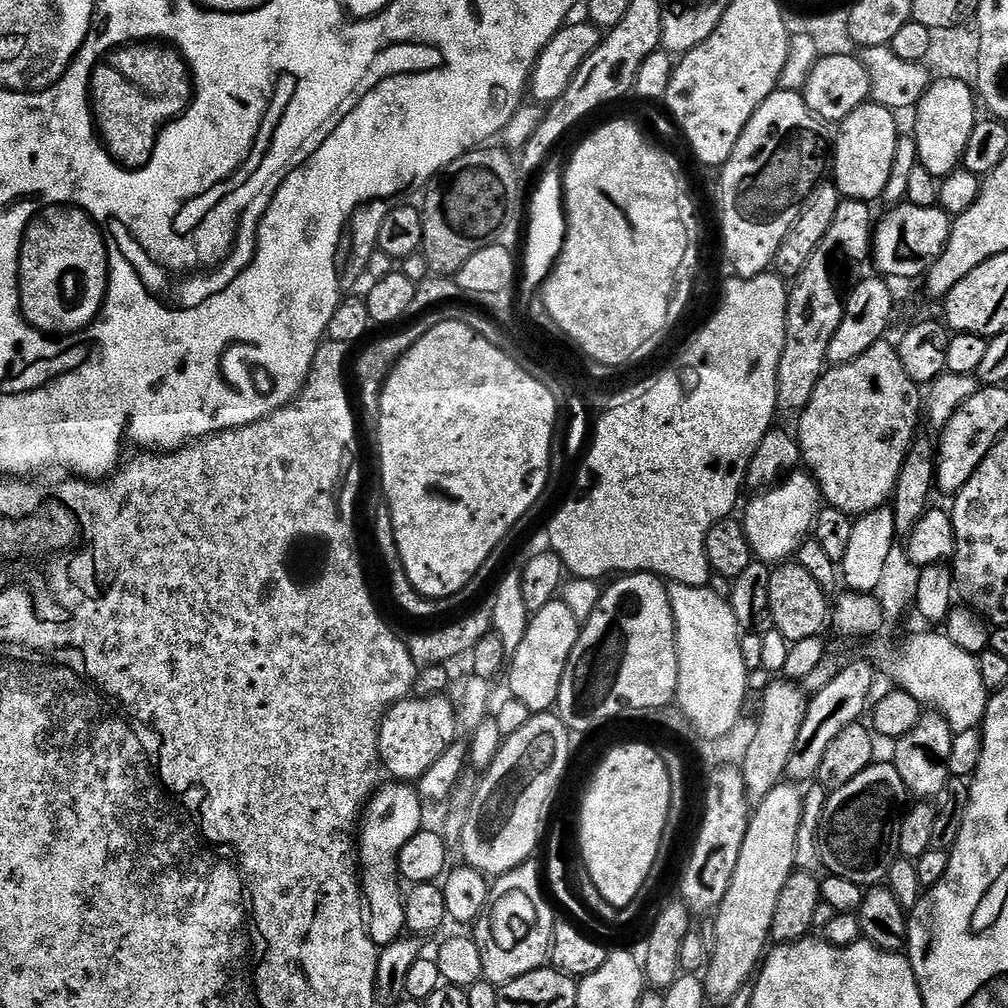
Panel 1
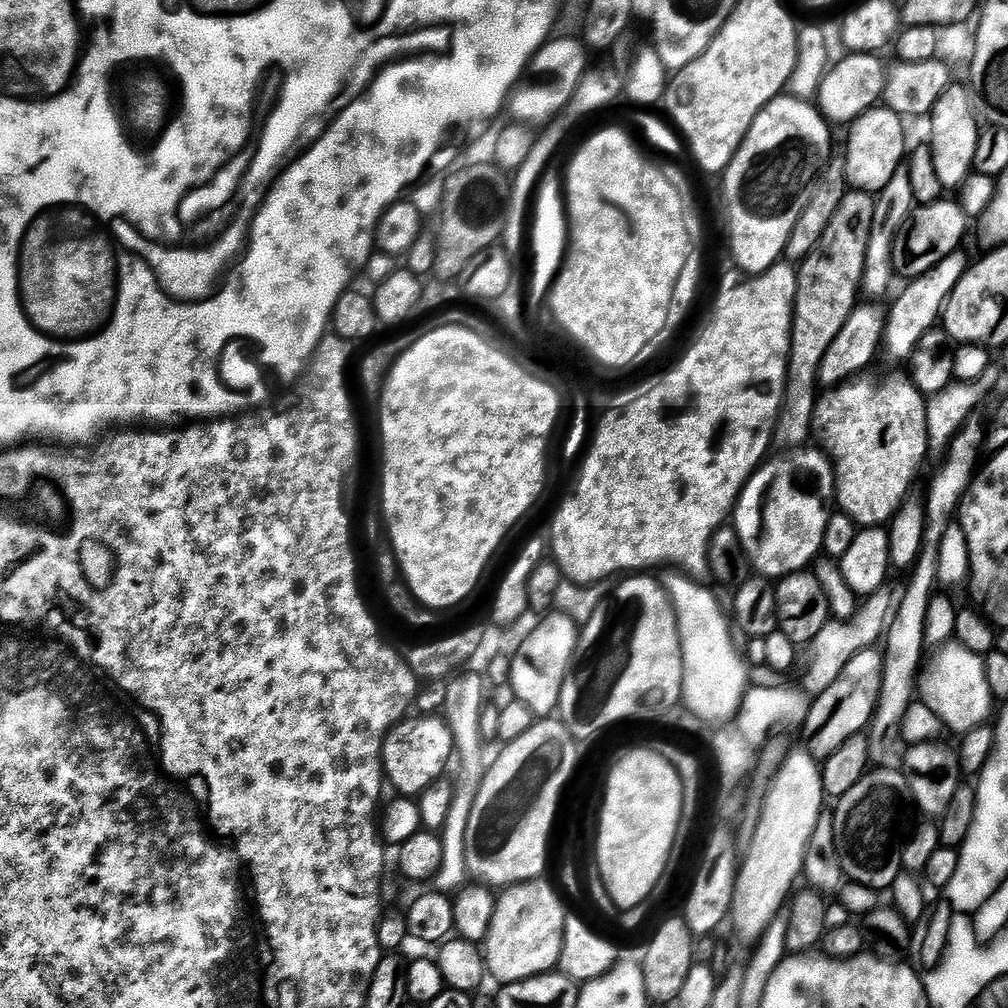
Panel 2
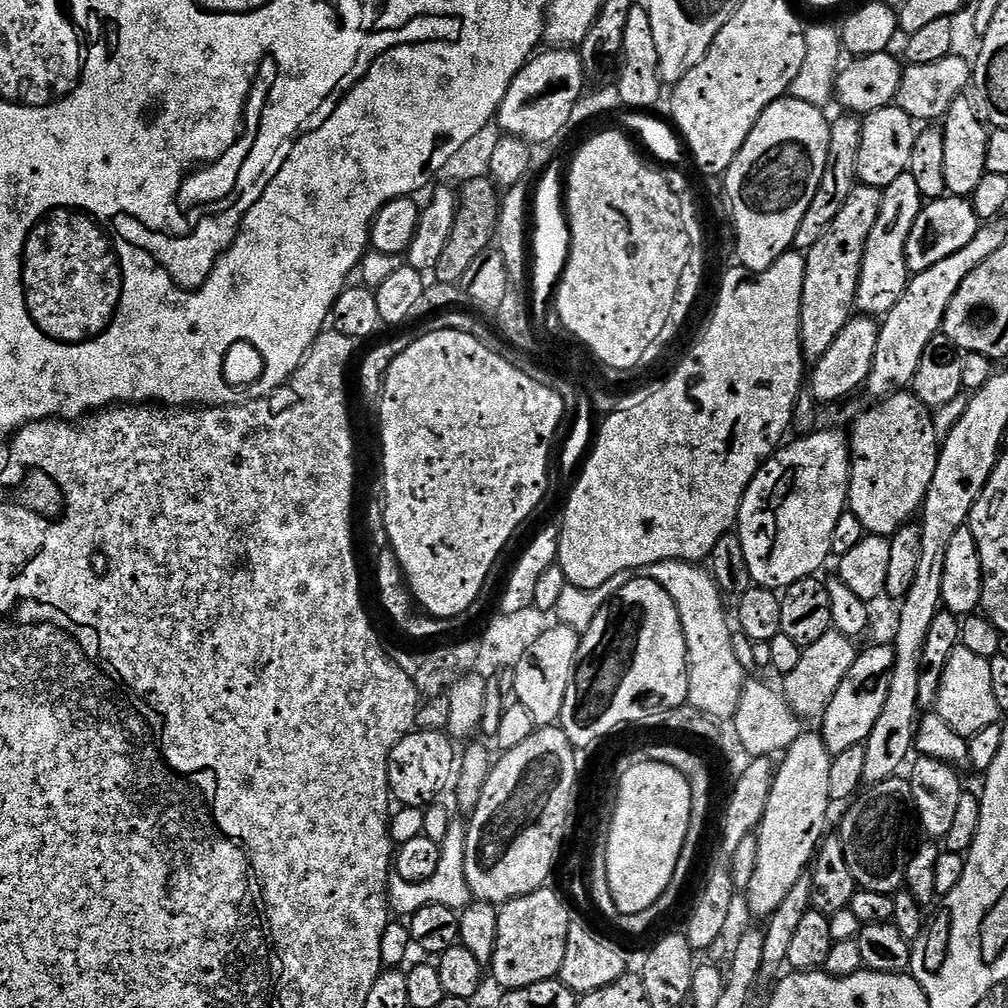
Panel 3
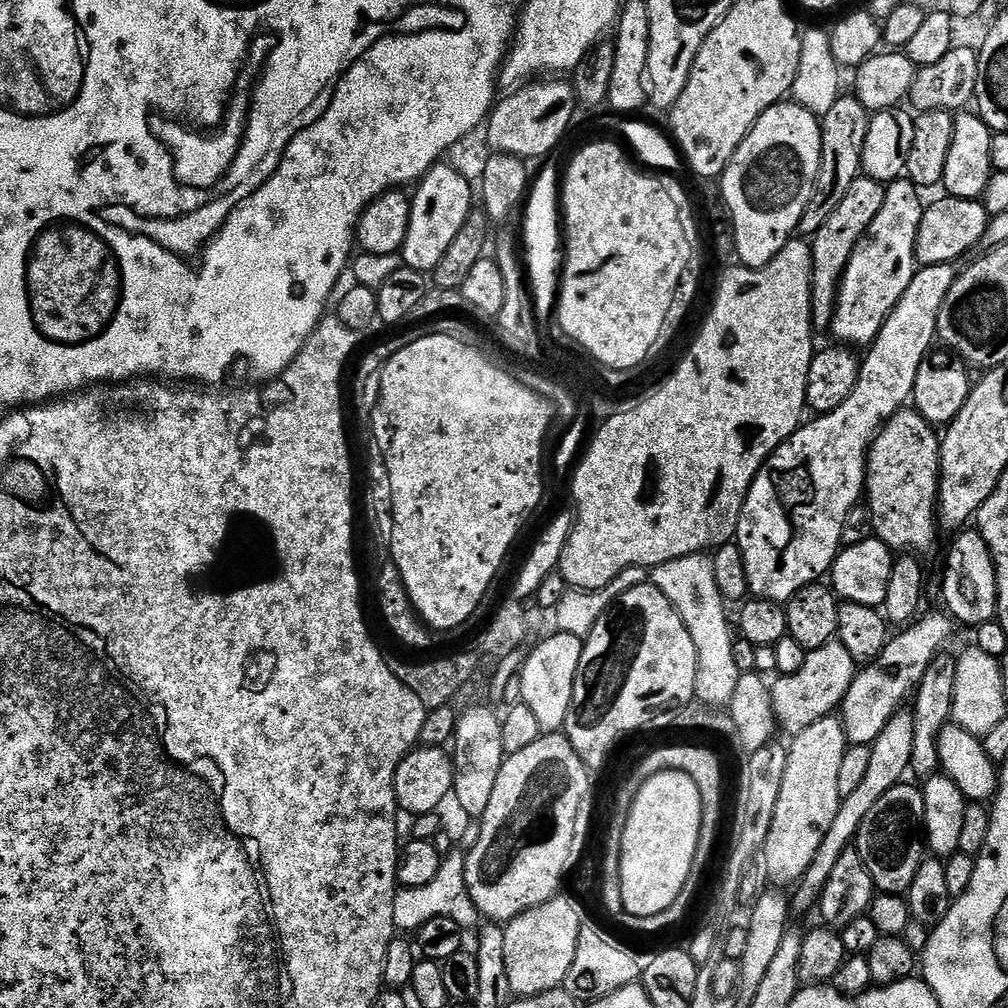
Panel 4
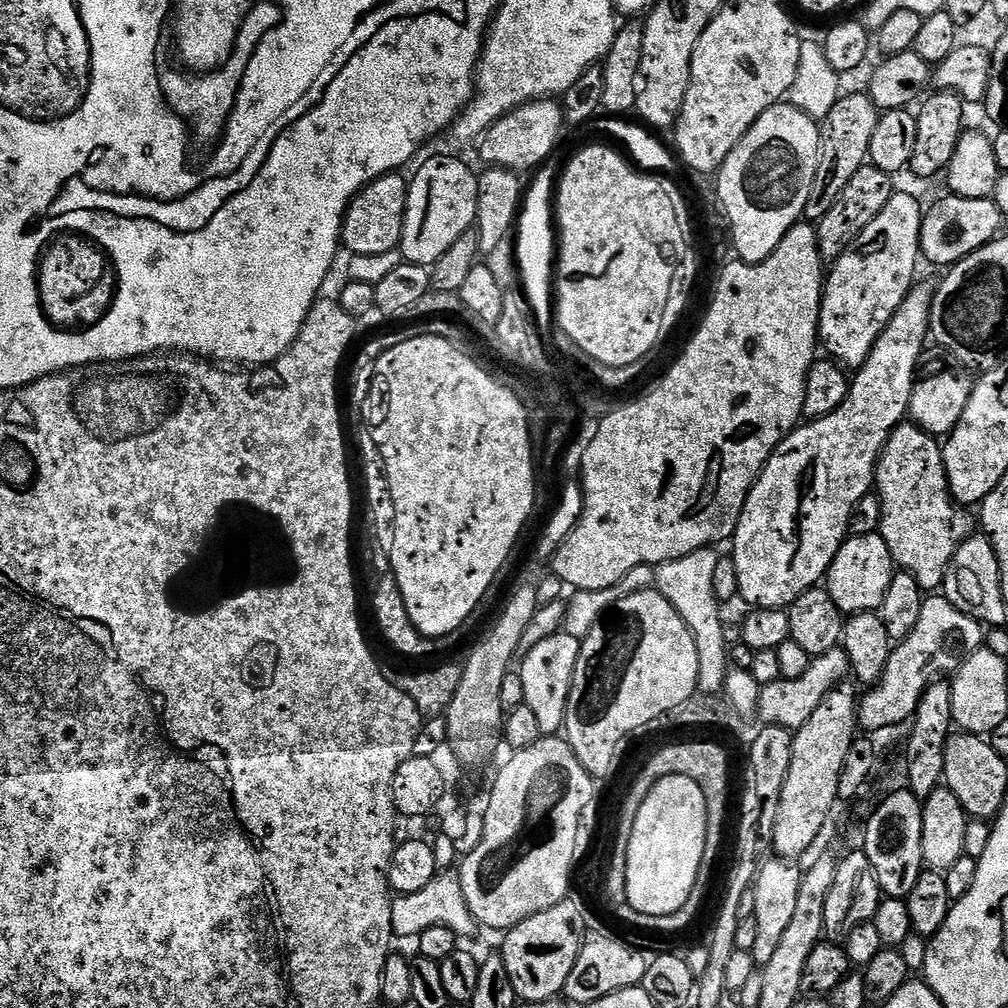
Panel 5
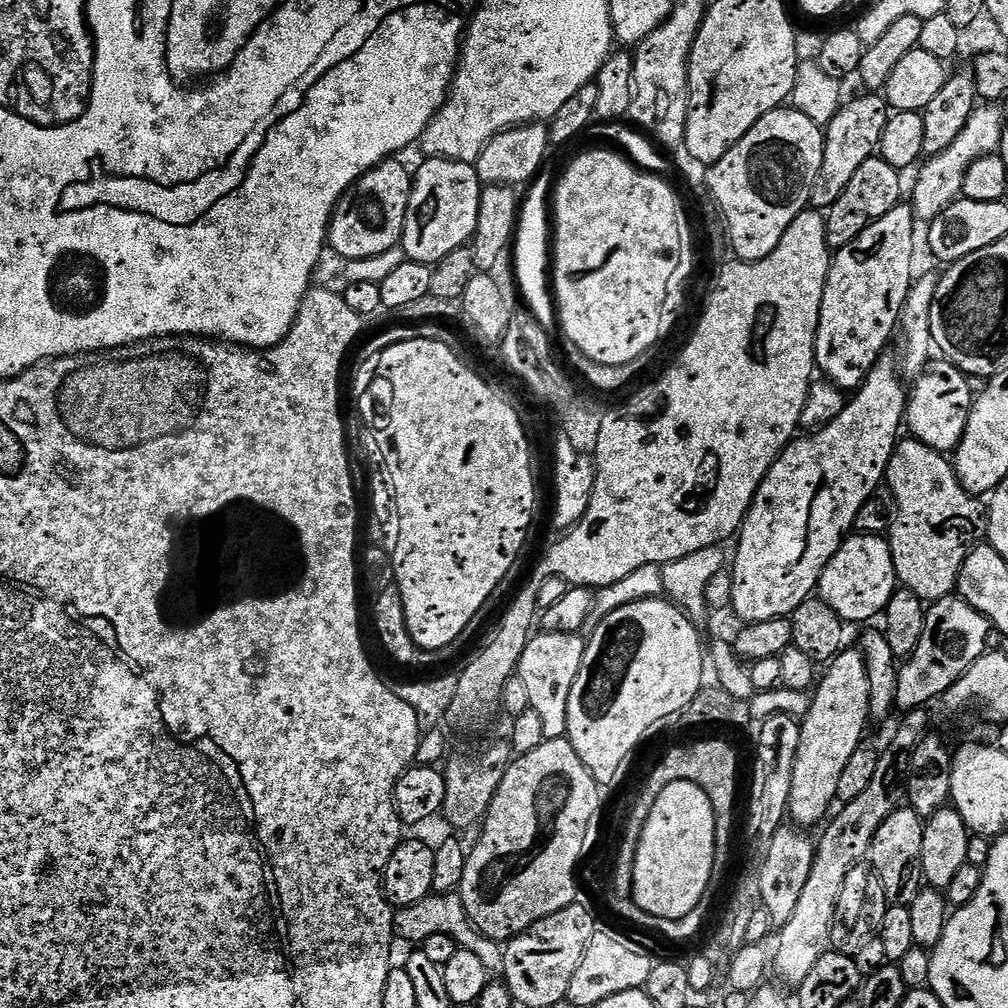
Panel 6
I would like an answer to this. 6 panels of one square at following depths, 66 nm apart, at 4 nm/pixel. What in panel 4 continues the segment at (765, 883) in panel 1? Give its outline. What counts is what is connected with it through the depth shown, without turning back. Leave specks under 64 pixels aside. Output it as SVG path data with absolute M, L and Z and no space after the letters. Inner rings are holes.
M836 714L822 717L806 730L793 735L790 742L782 794L778 794L770 834L762 849L762 860L764 856L769 874L778 883L789 885L803 877L838 815L842 801L838 794L838 769L842 766L842 754L849 745L844 721Z

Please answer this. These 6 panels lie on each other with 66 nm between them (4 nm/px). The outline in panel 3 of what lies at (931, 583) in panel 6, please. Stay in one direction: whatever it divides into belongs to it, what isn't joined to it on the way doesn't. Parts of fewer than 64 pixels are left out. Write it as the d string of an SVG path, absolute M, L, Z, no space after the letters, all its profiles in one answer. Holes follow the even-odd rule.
M901 390L894 392L890 396L885 396L873 408L868 408L856 421L852 424L852 436L850 435L850 467L848 469L848 507L847 511L854 514L854 518L858 518L858 522L862 522L865 533L874 536L883 536L890 538L905 524L909 523L913 519L912 516L921 511L924 507L924 499L926 494L930 490L930 482L934 478L934 470L936 469L936 463L940 457L941 441L936 440L936 424L932 421L933 413L923 404L911 391Z

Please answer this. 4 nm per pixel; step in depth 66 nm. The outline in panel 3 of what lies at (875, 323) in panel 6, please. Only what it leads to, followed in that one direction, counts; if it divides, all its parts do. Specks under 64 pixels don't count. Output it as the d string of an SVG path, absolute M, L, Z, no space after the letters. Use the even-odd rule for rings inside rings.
M912 172L898 174L898 178L894 178L894 182L890 182L890 186L886 186L882 191L882 210L878 210L878 222L874 222L874 230L870 230L870 238L866 242L856 290L855 311L869 318L887 316L888 311L896 305L898 298L906 290L910 279L904 257L906 238L910 238L910 230L922 207L922 197L914 183Z

